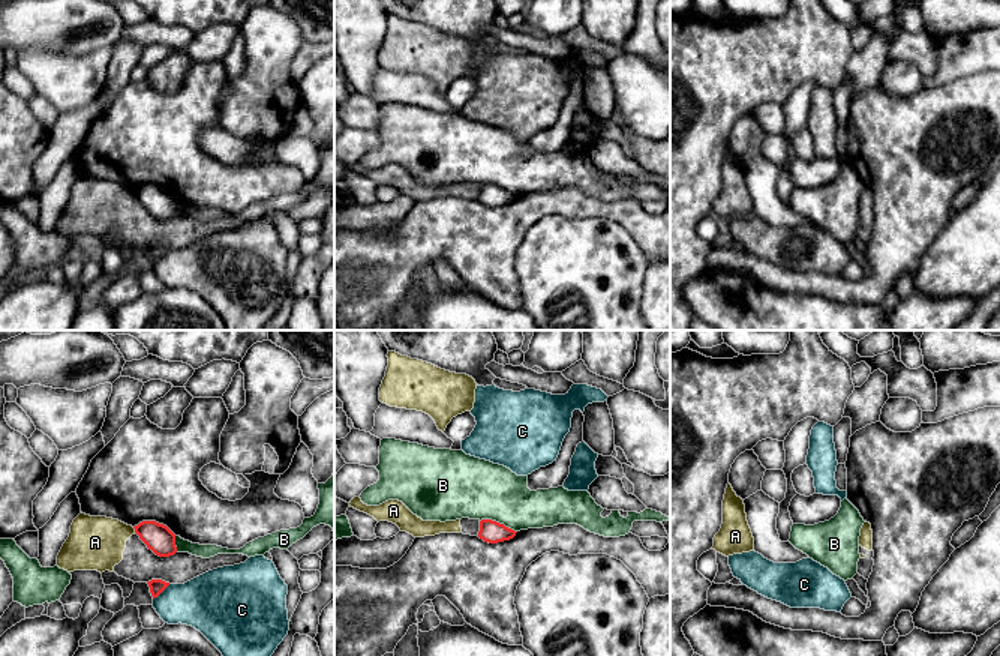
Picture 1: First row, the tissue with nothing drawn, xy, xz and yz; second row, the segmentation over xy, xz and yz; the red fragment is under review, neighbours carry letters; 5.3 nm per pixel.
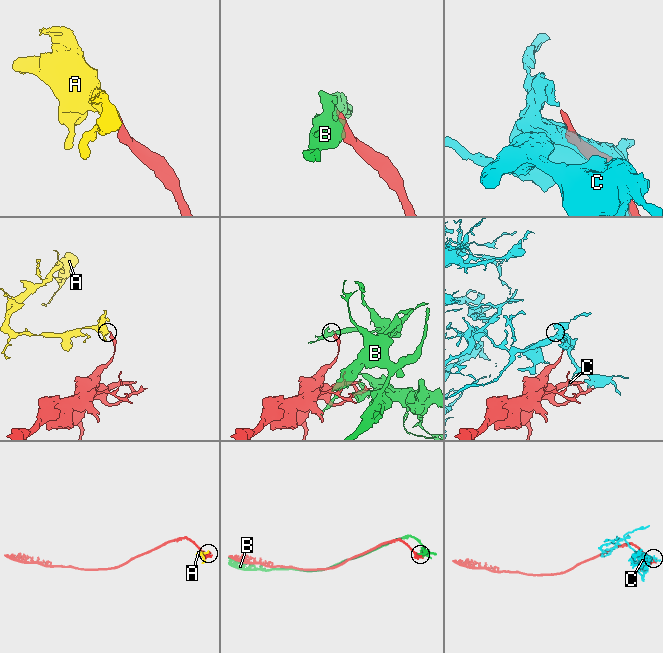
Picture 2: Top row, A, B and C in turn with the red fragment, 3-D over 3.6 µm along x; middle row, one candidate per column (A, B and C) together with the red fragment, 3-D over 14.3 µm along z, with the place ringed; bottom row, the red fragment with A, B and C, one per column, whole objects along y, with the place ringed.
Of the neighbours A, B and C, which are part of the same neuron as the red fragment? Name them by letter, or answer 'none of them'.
none of them

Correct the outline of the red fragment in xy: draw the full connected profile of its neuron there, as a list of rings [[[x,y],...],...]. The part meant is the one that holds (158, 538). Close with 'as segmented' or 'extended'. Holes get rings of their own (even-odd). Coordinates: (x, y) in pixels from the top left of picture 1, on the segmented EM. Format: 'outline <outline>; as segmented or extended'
outline [[[142,521],[133,527],[139,539],[159,557],[169,557],[177,552],[175,534],[163,524]]]; as segmented

